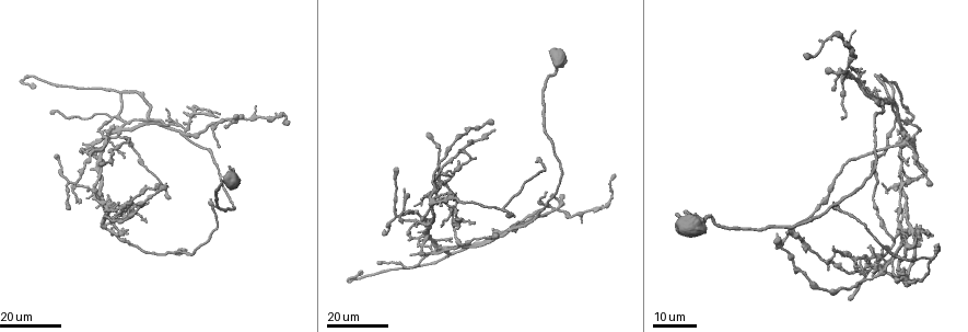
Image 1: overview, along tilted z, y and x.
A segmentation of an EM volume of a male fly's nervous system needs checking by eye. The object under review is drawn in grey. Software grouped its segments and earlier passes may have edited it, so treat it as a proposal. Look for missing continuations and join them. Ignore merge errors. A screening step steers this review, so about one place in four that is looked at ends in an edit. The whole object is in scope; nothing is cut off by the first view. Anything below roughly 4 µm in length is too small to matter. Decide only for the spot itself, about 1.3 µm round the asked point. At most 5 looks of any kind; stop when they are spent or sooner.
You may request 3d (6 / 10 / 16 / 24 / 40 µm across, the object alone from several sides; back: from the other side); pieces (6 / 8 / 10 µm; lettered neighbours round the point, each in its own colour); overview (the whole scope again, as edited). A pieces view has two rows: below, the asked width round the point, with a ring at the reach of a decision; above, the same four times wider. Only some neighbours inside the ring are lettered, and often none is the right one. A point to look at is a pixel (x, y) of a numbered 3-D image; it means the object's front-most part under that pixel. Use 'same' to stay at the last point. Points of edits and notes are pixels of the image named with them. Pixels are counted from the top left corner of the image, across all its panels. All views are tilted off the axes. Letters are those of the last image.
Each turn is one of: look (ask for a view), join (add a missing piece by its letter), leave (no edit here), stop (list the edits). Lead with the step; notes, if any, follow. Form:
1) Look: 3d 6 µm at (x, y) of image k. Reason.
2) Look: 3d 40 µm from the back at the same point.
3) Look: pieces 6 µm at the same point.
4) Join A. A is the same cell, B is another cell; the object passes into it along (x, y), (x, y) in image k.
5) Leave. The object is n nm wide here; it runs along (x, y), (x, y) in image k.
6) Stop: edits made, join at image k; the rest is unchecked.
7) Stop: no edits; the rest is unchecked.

Look: 3d 16 µm at (492, 228) of image 1. Tapers out.

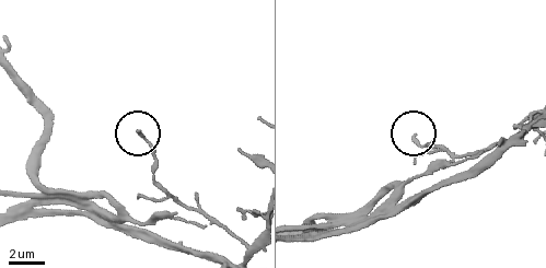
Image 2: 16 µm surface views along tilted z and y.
Look: pieces 8 µm at (138, 131) of image 2.

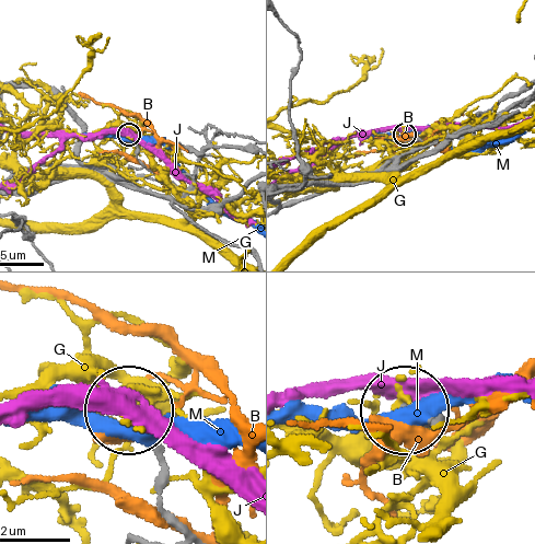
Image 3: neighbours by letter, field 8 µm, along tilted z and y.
Leave. The object is 180 nm wide here; B, G, J and M are other cells; none of them fits.

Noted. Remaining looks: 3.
Look: 3d 24 µm at (496, 235) of image 1. End of a long branch.

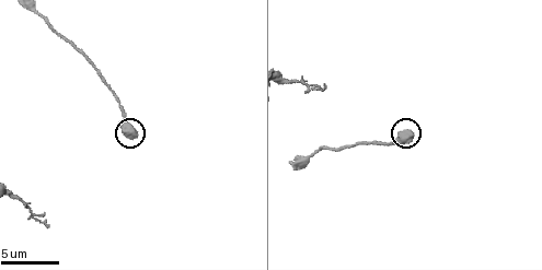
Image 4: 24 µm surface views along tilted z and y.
Look: 3d 10 µm at (132, 134) of image 4. Zoom in.

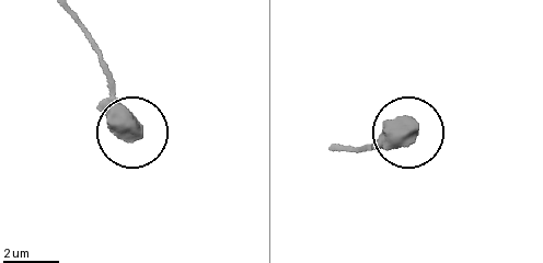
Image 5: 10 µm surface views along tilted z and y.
Look: pieces 10 µm at (130, 134) of image 5.

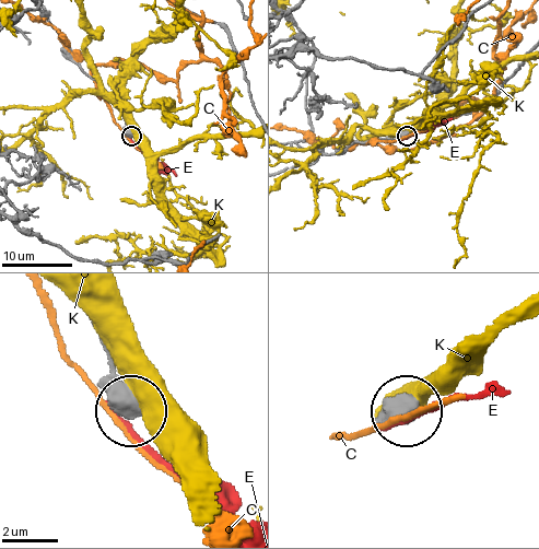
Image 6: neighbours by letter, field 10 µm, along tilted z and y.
Leave. C, E and K are other cells; no lettered piece goes on from it.

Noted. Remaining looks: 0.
Stop: no edits; the rest is unchecked.

